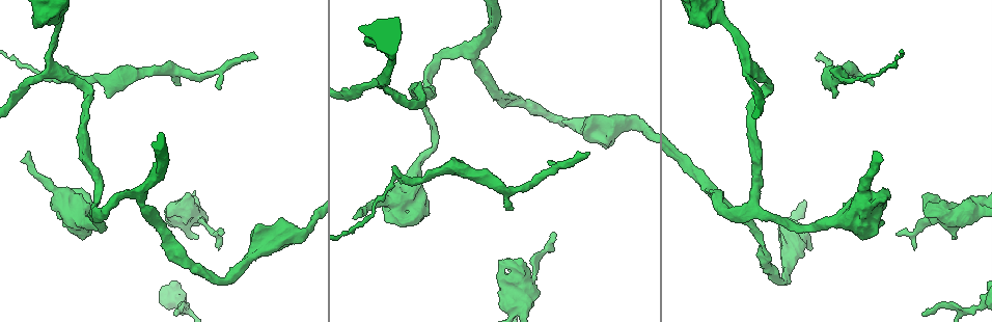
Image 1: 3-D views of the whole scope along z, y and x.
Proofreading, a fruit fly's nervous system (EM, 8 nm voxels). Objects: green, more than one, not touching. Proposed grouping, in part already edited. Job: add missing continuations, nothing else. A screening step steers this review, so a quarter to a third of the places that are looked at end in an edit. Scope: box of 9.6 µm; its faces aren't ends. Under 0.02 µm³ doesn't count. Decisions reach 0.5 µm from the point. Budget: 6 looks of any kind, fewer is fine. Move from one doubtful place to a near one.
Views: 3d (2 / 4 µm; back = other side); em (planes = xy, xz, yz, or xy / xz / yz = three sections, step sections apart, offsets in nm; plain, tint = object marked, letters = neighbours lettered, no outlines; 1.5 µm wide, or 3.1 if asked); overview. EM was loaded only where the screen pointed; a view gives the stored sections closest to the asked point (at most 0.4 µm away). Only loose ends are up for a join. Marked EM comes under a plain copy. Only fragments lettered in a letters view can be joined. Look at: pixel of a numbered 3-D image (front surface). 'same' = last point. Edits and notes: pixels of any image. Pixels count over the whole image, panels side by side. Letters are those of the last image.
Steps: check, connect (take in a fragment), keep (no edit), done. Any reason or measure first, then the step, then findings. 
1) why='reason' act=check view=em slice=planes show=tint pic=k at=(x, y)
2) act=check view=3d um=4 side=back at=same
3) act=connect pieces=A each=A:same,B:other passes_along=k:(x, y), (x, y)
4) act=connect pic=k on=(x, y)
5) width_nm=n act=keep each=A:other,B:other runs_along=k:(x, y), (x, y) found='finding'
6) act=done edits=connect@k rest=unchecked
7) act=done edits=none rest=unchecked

why='branch stops here' act=check view=em slice=yz step=4 show=letters pic=1 at=(830, 71)

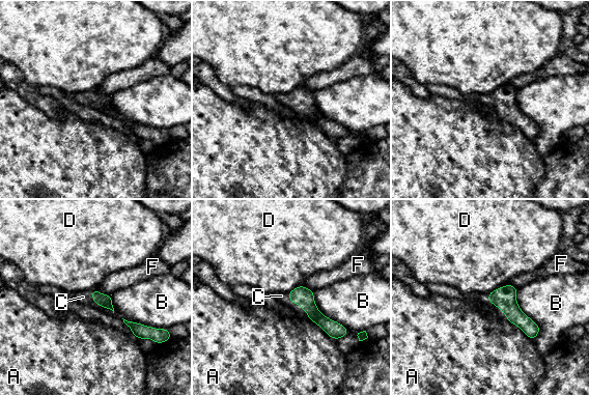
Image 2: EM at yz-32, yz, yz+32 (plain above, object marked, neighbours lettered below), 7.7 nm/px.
act=connect pieces=C each=A:other,B:other,C:same,D:other,F:other passes_along=2:(105, 301), (91, 297), (83, 297) found='the neuron continues'

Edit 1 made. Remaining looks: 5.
why='branch stops here' act=check view=em slice=yz step=8 show=tint pic=1 at=(179, 83)

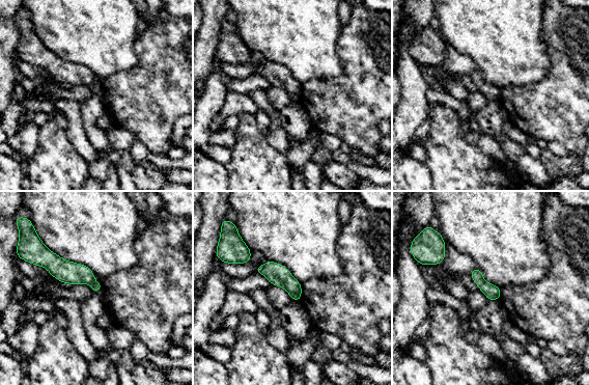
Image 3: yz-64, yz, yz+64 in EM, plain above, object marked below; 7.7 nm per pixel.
why='cut it another way' act=check view=em slice=planes show=tint at=same

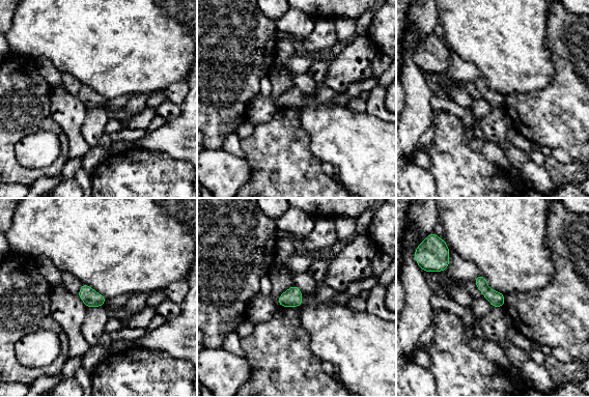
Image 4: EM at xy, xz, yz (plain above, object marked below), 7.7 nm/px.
why='see the neighbours' act=check view=em slice=planes show=letters at=same

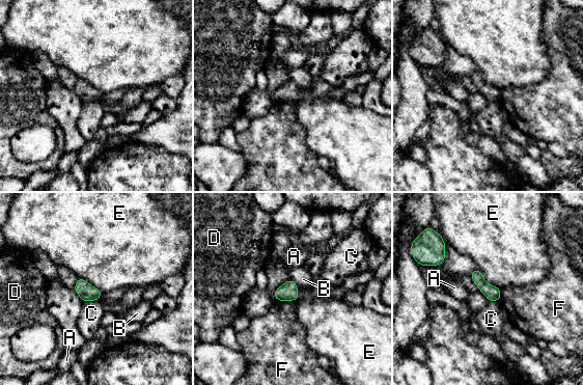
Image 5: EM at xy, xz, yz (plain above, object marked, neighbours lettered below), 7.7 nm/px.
act=keep each=A:other,B:other,C:other,D:other,E:other,F:other border=5:(477, 268), (487, 282), (501, 289) found='none of them fits'

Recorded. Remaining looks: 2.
why='tapers out' act=check view=em slice=xz step=8 show=tint pic=1 at=(220, 88)

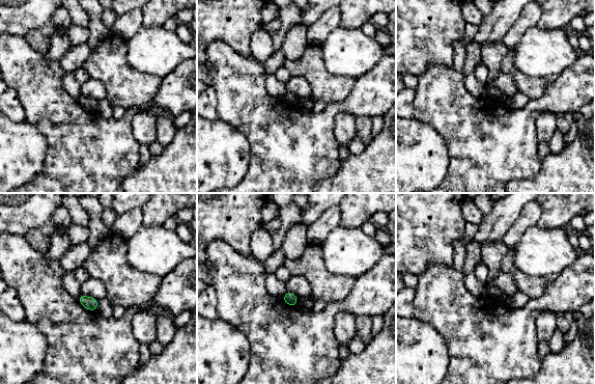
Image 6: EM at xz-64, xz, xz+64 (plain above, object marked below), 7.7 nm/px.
act=check view=em slice=planes show=letters at=same

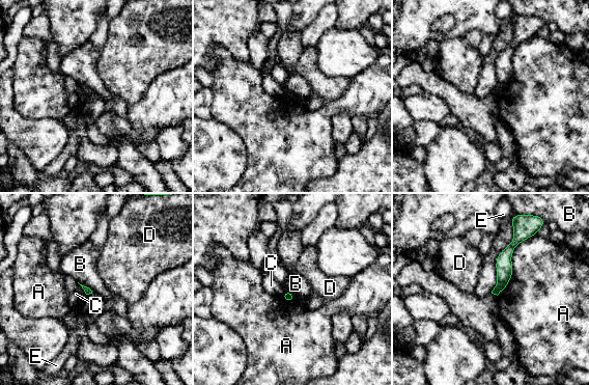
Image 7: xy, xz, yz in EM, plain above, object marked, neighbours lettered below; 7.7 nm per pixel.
longest_contact=B:550nm act=keep each=A:other,B:other,C:other,D:other,E:other found='no lettered fragment goes on from it'

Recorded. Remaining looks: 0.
act=done edits=connect@2 rest=unchecked

